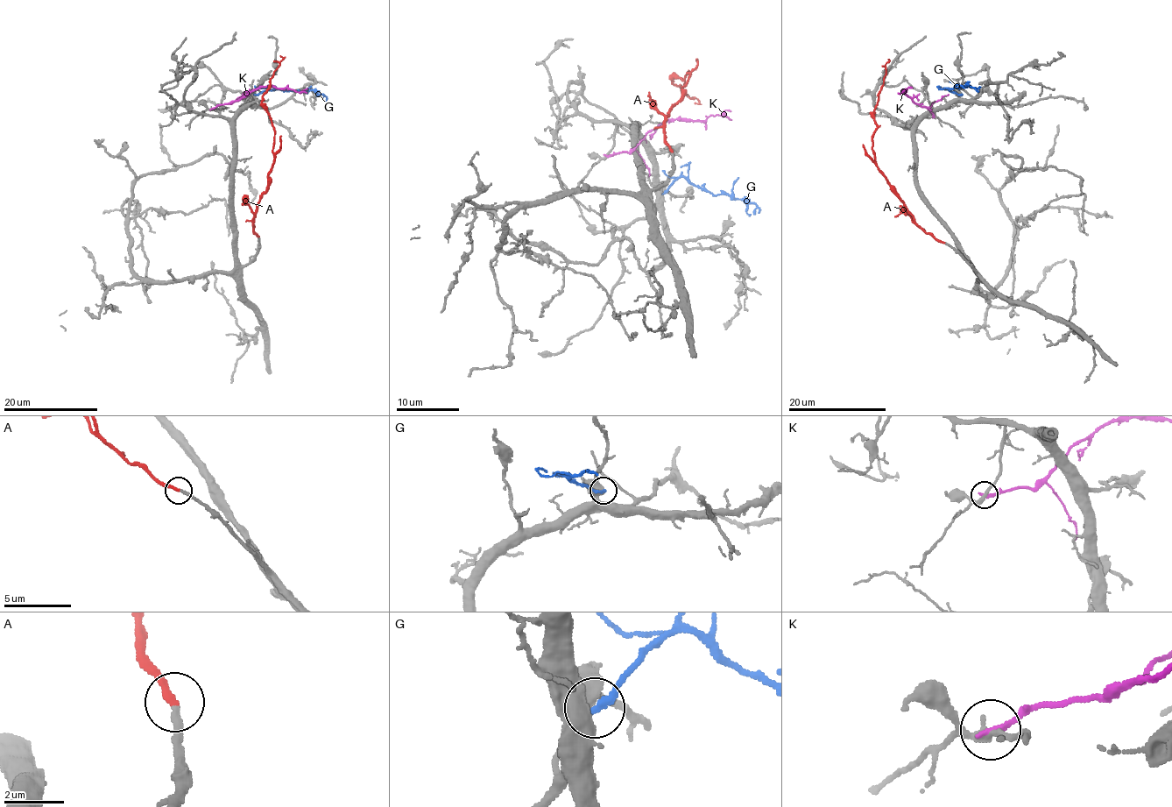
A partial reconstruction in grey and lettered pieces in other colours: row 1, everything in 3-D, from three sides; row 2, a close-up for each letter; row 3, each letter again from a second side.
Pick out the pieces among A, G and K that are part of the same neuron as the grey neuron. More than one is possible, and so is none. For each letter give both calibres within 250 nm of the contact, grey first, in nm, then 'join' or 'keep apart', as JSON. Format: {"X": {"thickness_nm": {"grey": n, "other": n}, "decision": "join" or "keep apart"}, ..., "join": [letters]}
{"A": {"thickness_nm": {"grey": 240, "other": 240}, "decision": "join"}, "G": {"thickness_nm": {"grey": 380, "other": 240}, "decision": "keep apart"}, "K": {"thickness_nm": {"grey": 260, "other": 200}, "decision": "keep apart"}, "join": ["A"]}

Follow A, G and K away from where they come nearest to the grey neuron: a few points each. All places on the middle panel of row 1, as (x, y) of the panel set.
A: (671, 152), (665, 121), (681, 99), (689, 73), (673, 78), (695, 103)
G: (663, 193), (680, 177), (686, 177), (694, 185), (715, 194), (731, 194), (757, 207), (754, 215)
K: (607, 156), (629, 152), (647, 133), (667, 121), (705, 121), (709, 116), (731, 119)

